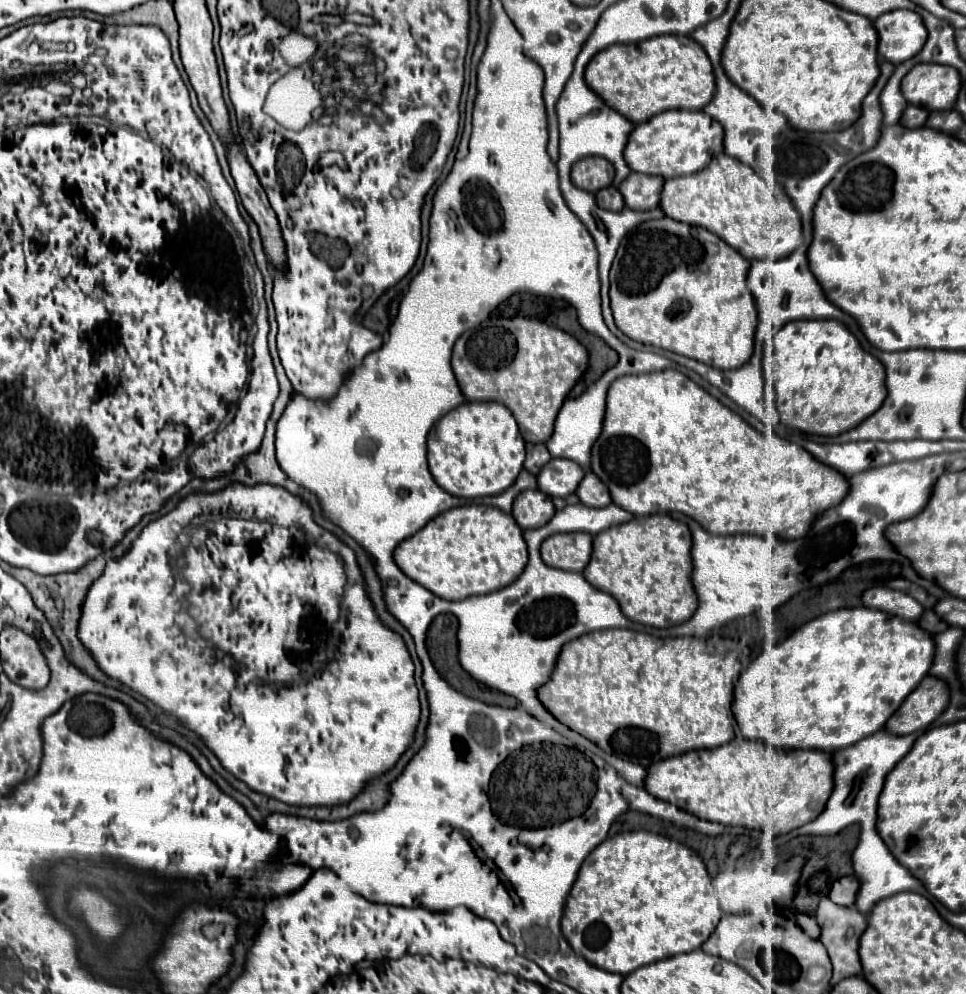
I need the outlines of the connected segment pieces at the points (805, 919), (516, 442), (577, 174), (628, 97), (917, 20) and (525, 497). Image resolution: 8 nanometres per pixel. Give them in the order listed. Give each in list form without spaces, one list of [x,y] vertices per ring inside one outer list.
[[[797,913],[796,921],[810,937],[814,939],[819,939],[821,929],[812,916],[803,913]]]
[[[465,401],[441,417],[427,437],[429,471],[447,493],[475,499],[511,487],[523,469],[525,441],[515,417],[495,401]]]
[[[585,157],[573,165],[571,179],[579,189],[597,193],[615,179],[615,167],[603,157]]]
[[[659,35],[639,43],[617,43],[599,51],[585,69],[585,81],[597,95],[601,95],[609,107],[617,109],[631,123],[643,123],[649,117],[667,109],[703,109],[715,97],[713,65],[705,49],[689,35]]]
[[[907,9],[881,15],[875,19],[875,29],[879,33],[879,55],[893,65],[915,57],[929,35],[921,17]]]
[[[529,489],[517,495],[511,513],[521,529],[543,527],[555,515],[555,505],[549,495],[539,489]]]

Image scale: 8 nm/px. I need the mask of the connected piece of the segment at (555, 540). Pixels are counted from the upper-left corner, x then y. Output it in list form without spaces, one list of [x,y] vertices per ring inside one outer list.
[[[559,533],[551,535],[541,545],[541,559],[557,569],[583,571],[591,561],[593,535],[589,533]]]

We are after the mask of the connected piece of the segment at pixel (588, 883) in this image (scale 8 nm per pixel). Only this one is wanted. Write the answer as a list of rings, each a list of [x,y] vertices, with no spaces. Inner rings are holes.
[[[625,831],[599,843],[583,861],[561,931],[589,963],[627,975],[641,965],[699,949],[719,919],[715,887],[693,849],[651,831]]]

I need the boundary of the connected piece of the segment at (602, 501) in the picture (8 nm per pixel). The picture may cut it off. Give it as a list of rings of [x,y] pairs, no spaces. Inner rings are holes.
[[[589,471],[583,481],[579,483],[577,495],[581,499],[581,503],[589,505],[589,507],[607,507],[611,503],[611,493],[607,489],[607,485],[603,481],[599,481],[599,477]]]

